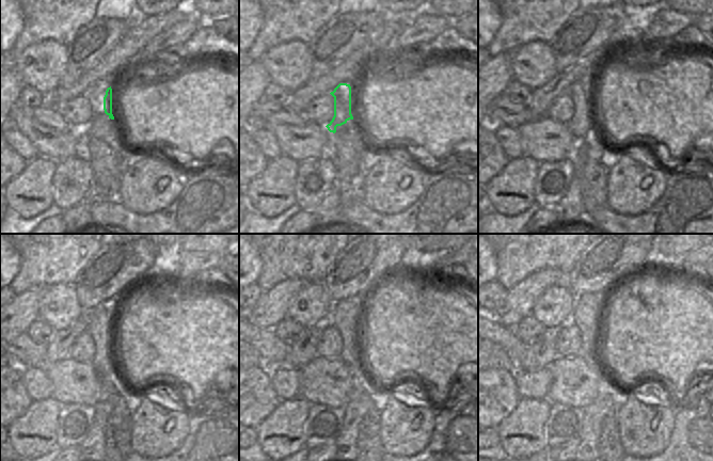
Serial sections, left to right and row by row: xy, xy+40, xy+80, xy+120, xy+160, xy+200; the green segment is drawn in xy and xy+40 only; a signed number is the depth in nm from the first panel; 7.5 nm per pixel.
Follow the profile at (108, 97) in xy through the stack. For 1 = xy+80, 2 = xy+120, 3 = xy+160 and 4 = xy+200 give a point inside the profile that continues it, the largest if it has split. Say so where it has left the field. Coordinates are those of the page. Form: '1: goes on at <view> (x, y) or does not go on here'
1: goes on at xy+80 (581, 123)
2: goes on at xy+120 (104, 318)
3: goes on at xy+160 (345, 315)
4: goes on at xy+200 (585, 316)

